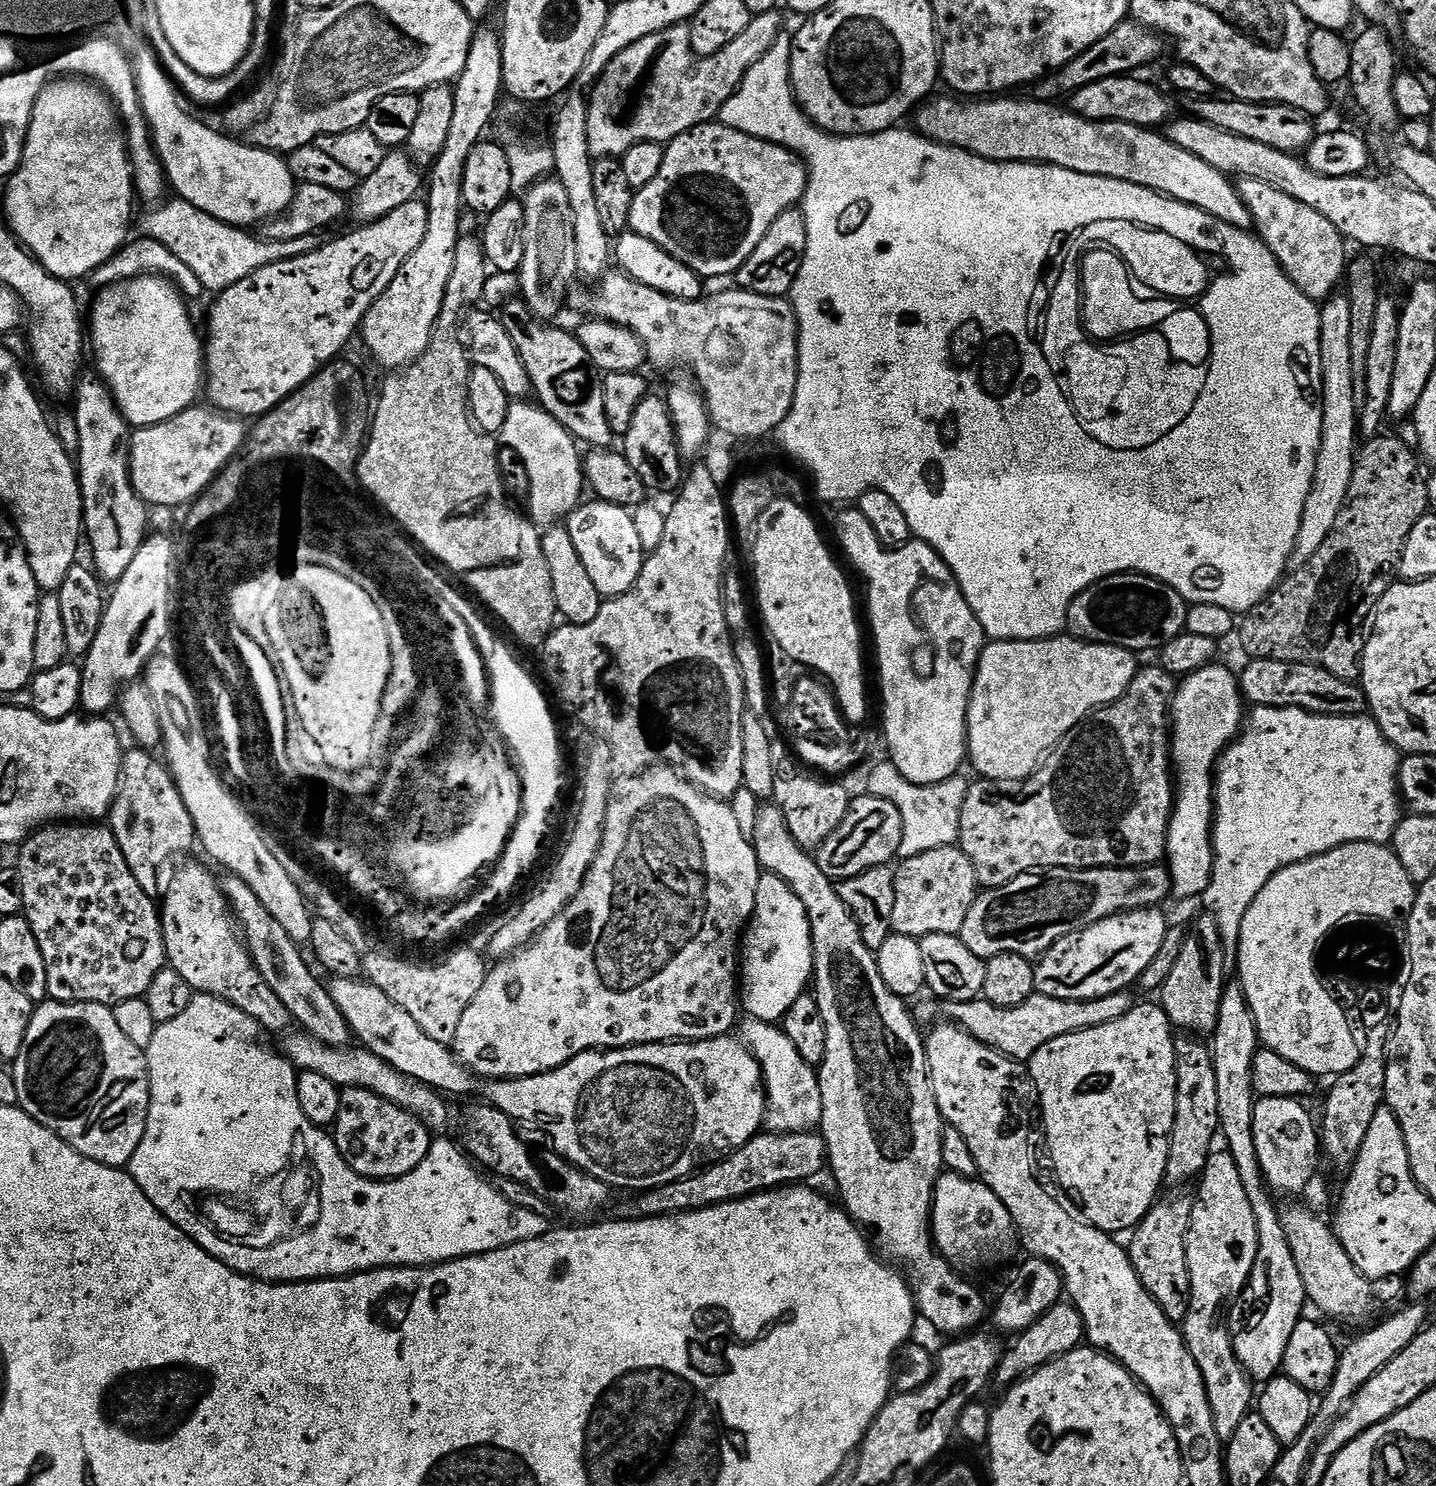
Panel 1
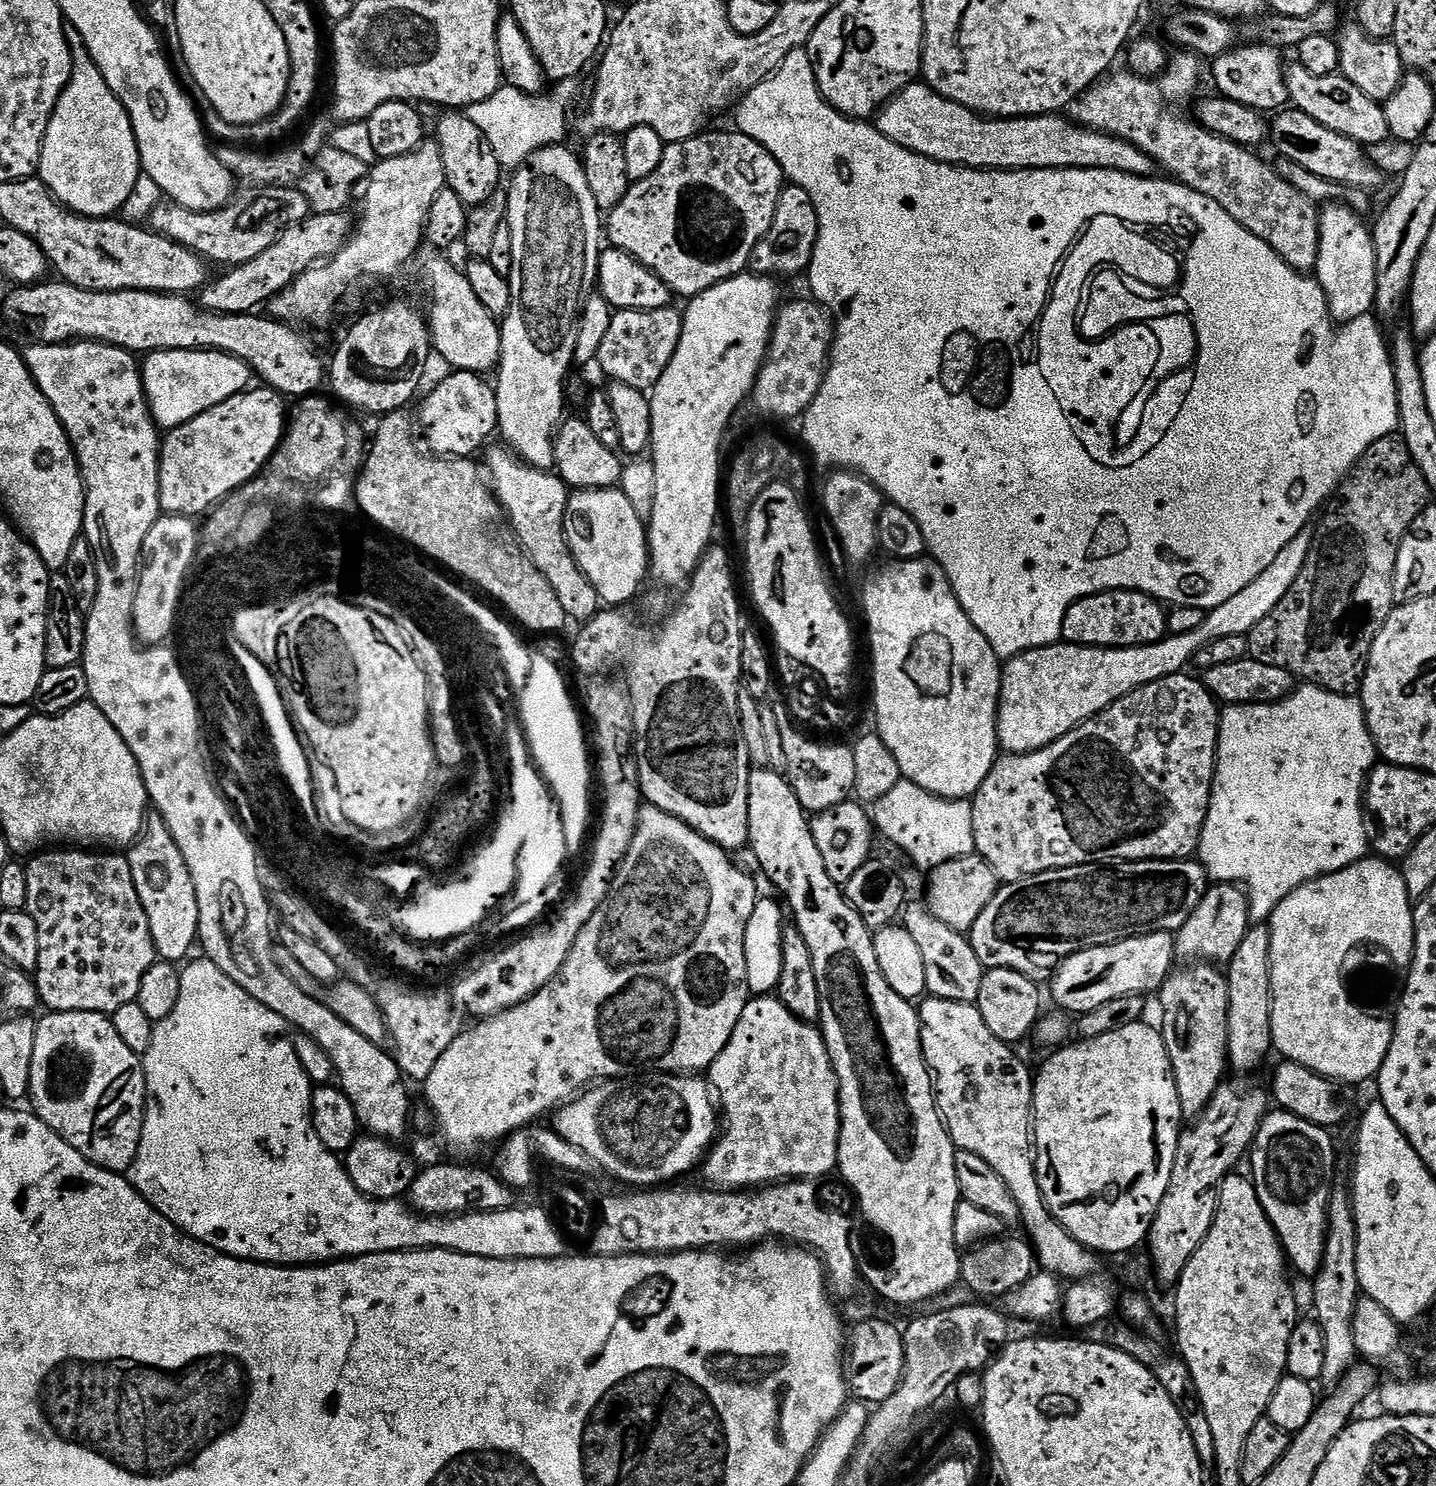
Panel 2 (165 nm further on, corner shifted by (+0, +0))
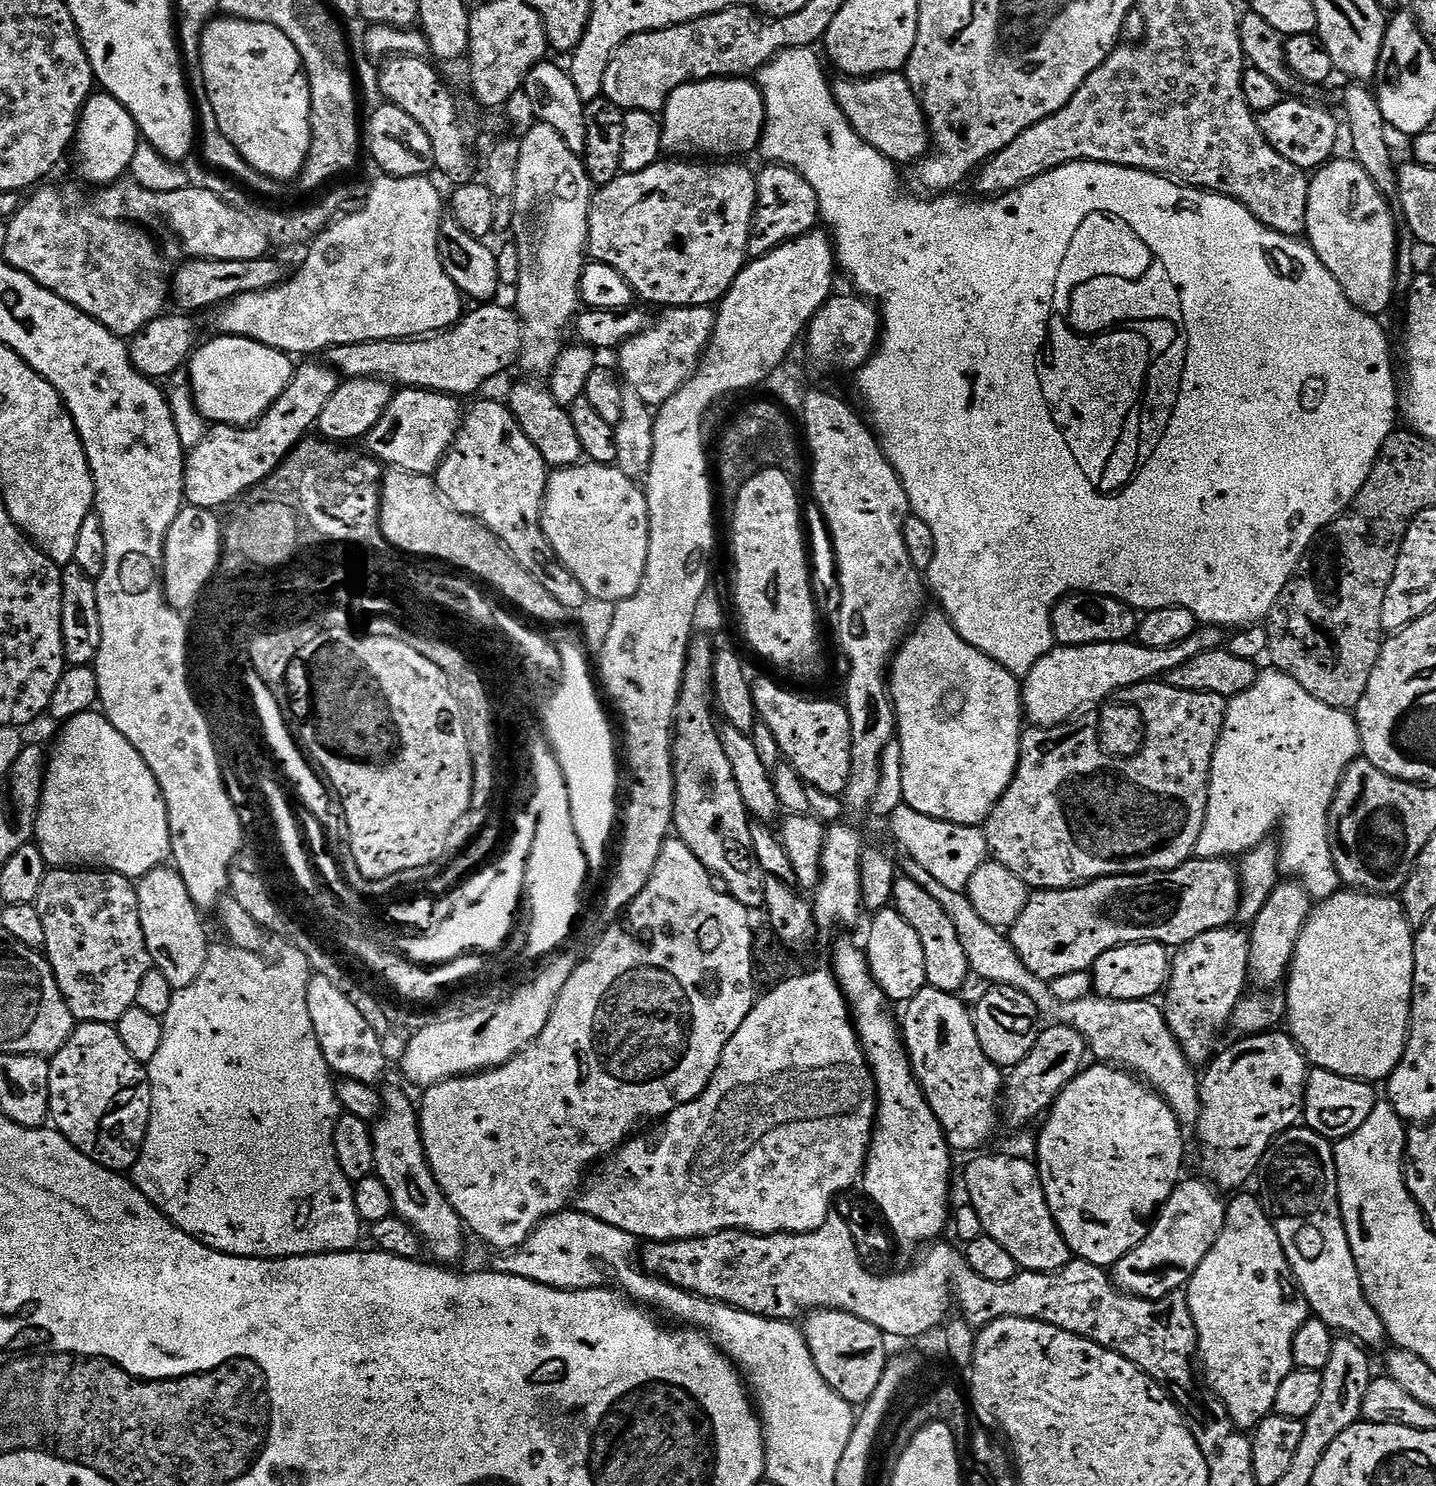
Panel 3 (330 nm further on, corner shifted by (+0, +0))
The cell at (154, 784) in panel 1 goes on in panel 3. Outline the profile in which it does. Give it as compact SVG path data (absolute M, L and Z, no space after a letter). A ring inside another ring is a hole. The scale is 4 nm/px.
M161 866L139 877L136 884L138 914L142 918L142 934L150 950L152 967L157 968L174 990L190 986L202 966L206 966L210 939L204 929L201 909L190 898L186 882L182 882L179 871L172 866Z

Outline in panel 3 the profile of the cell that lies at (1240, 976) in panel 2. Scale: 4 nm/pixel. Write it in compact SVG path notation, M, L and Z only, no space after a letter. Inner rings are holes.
M1281 882L1277 884L1274 894L1266 906L1262 906L1262 914L1250 926L1248 941L1250 942L1250 962L1248 963L1248 982L1253 989L1272 988L1285 981L1291 967L1292 959L1298 946L1298 938L1311 916L1314 901L1299 882Z

